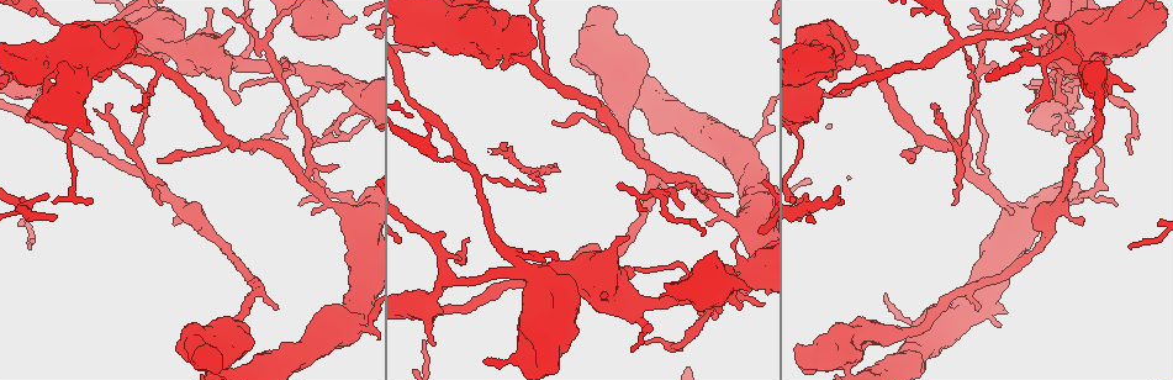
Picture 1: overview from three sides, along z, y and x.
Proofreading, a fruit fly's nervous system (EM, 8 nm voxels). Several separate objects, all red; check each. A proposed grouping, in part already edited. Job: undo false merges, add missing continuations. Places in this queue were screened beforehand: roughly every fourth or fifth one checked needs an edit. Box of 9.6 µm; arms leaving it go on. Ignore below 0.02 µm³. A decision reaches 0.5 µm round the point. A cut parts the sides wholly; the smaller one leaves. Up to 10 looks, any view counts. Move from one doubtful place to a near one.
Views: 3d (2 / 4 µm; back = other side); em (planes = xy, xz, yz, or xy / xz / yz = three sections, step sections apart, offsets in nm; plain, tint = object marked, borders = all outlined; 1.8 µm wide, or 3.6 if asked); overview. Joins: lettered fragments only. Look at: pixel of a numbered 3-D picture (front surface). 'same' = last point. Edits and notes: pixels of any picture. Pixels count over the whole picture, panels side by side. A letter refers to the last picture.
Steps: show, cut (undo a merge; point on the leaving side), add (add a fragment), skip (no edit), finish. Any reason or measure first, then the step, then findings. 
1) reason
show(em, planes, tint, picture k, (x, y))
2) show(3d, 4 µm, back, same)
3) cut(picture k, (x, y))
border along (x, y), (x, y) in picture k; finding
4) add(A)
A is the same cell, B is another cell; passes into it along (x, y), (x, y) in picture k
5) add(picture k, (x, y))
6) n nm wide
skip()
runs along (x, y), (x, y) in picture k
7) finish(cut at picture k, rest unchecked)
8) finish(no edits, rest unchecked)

two arms in line, one across
show(em, planes, borders, picture 1, (132, 59))

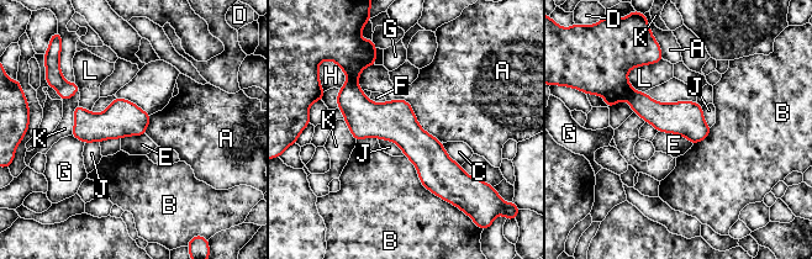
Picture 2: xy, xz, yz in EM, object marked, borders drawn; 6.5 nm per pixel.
cut(picture 2, (662, 116))
A, B, C, D, E, F, G, H, J, K and L are other cells; border along (634, 90), (628, 99) in picture 2; a second cell is stuck on

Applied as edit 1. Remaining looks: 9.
see it whole again
show(overview)

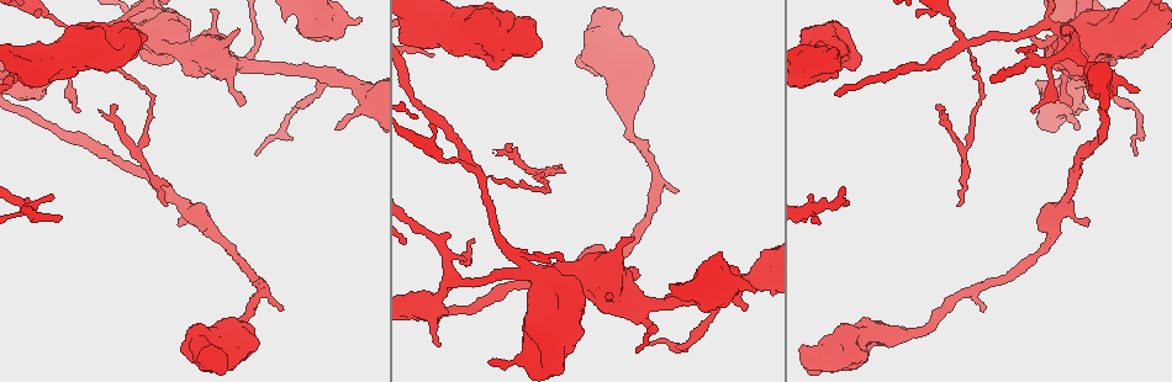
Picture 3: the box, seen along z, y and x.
show(3d, 4 µm, picture 3, (540, 277))

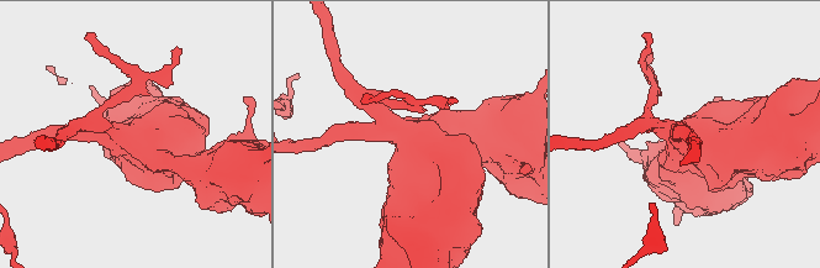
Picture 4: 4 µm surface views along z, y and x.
need the tissue
show(em, 3.6 µm, planes, tint, picture 4, (131, 139))

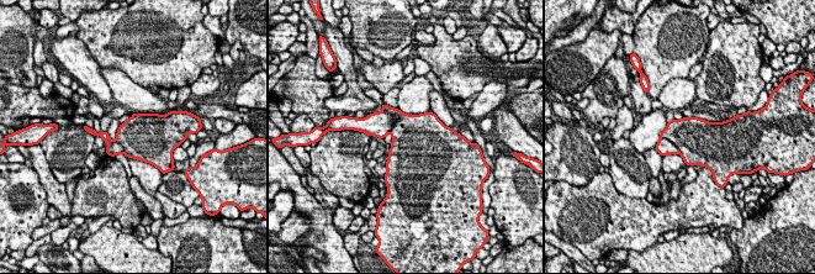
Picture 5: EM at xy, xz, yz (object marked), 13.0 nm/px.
show(em, 3.6 µm, planes, borders, same)

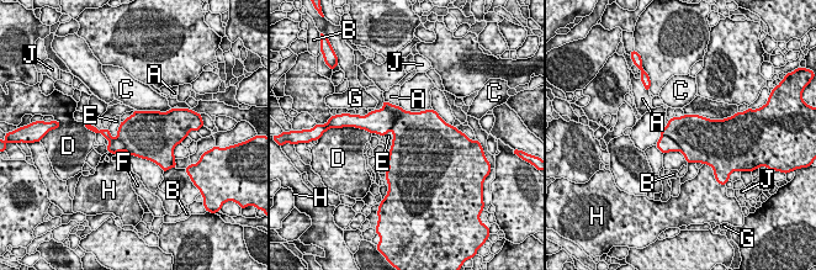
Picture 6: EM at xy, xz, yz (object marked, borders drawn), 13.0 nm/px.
550 nm wide
cut(picture 6, (380, 121))
A, B, C, D, E, F, G, H and J are other cells; border along (383, 107), (397, 115), (391, 130) in picture 6; a second cell is stuck on

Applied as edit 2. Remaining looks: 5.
redraw
show(overview)

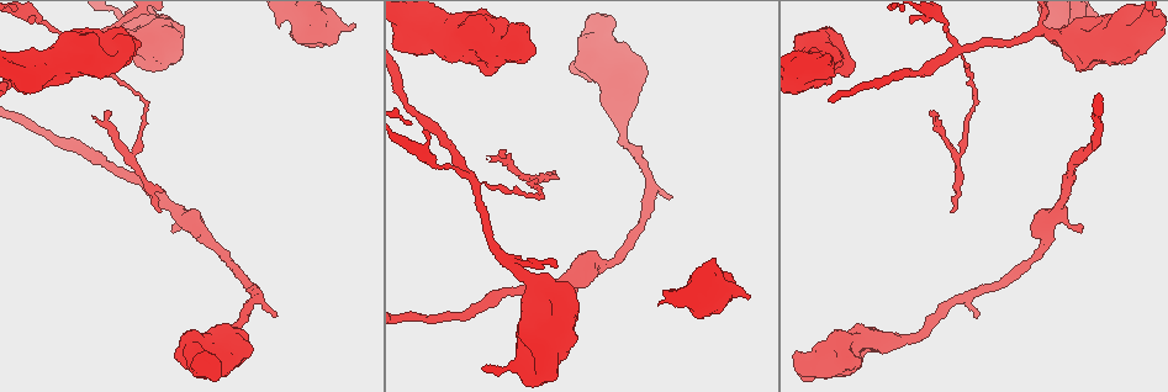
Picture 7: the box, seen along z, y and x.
four-way junction
show(3d, 2 µm, picture 7, (475, 180))

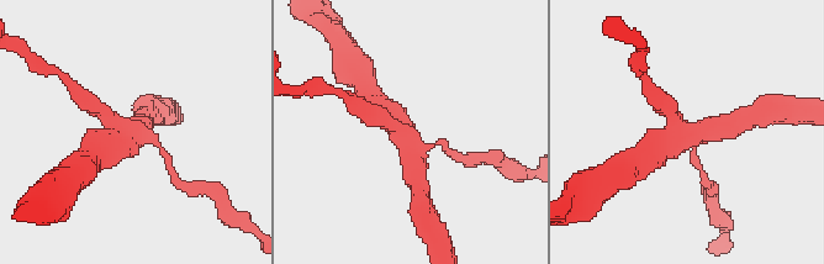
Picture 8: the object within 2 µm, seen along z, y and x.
4 arms
show(em, planes, borders, picture 8, (692, 129))

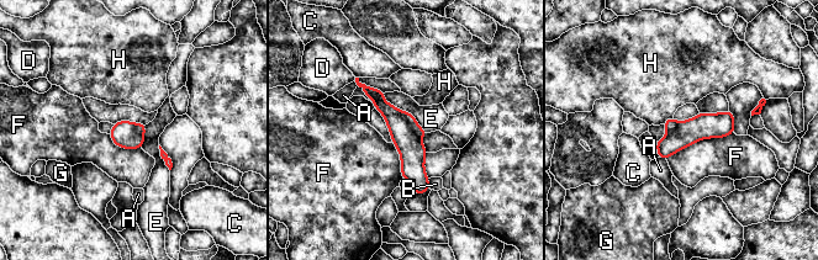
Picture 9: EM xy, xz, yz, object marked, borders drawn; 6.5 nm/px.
cut(picture 9, (408, 117))
A, B, C, D, E, F, G and H are other cells; border along (400, 111), (420, 137) in picture 9; two cells meet here

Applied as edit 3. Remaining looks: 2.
finish(cut at picture 2, cut at picture 6, cut at picture 9, rest unchecked)

